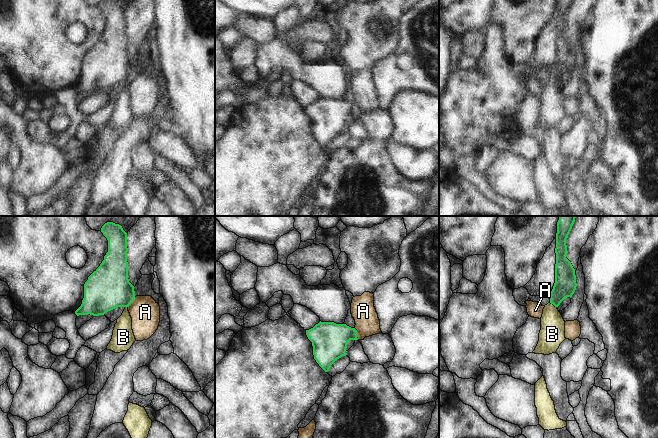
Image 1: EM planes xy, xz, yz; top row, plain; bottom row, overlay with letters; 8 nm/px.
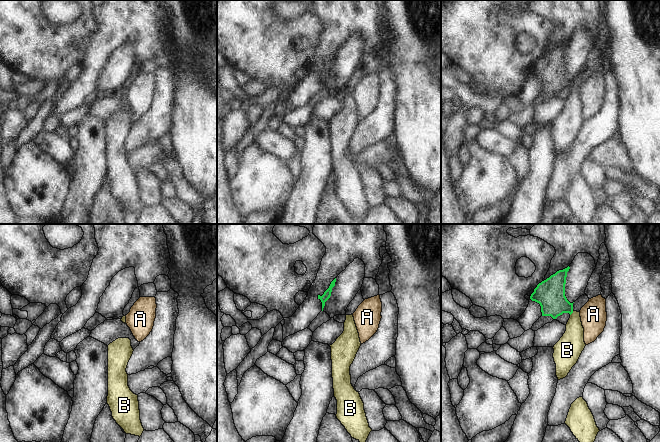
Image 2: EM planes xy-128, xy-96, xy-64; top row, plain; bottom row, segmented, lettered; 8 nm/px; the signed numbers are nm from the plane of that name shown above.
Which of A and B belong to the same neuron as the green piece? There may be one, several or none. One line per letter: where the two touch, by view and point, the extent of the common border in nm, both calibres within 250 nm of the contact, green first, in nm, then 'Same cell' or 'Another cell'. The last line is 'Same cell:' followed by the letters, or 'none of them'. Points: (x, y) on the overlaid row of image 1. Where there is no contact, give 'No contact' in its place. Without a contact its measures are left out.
A: Touches green at xz (356, 334). Shared border 100 nm. Thickness 280 nm (green) against 190 nm. Another cell
B: Touches green at yz (553, 304). Shared border 70 nm. Thickness 180 nm (green) against 200 nm. Same cell
Same cell: B.

